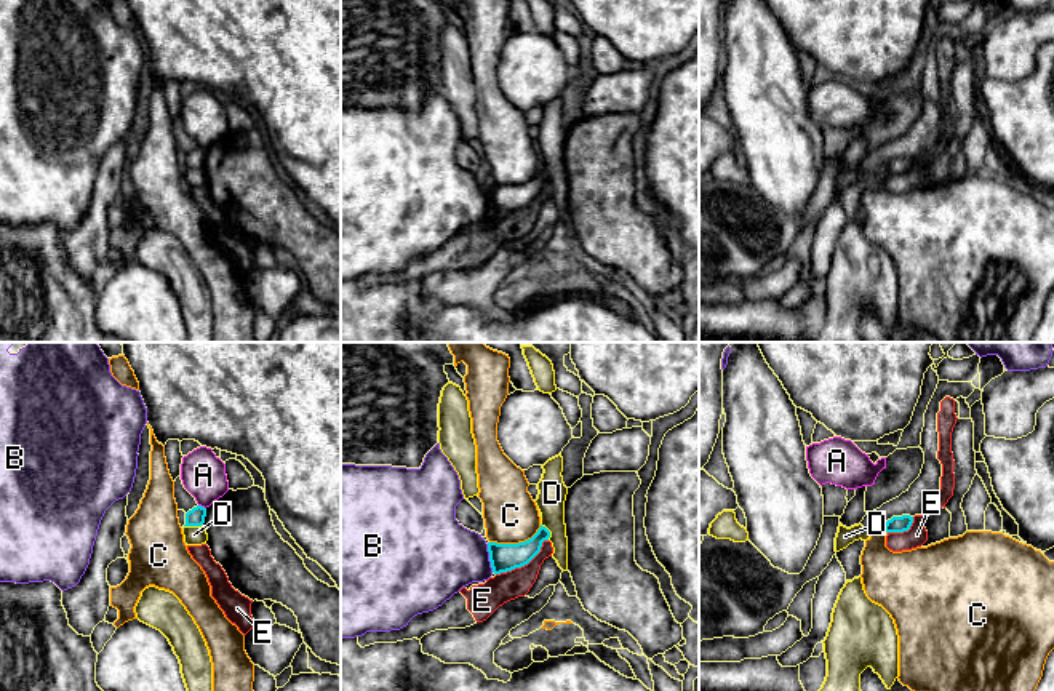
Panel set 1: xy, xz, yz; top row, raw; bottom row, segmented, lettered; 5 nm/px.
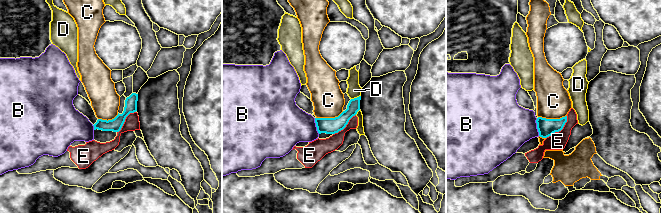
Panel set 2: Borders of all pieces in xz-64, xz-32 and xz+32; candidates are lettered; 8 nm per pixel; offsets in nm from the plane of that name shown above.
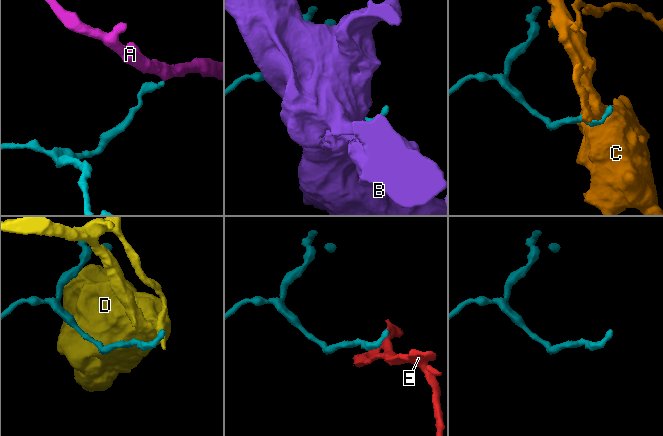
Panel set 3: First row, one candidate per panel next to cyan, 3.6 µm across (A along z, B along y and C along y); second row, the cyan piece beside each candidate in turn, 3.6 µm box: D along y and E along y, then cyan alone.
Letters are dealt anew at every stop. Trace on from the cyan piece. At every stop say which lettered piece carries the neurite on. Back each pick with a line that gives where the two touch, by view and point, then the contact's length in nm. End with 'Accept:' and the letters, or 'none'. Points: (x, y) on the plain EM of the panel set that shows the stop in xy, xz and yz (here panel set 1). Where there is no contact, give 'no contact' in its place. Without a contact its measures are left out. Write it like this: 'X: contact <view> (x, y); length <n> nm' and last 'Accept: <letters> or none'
Accept: none

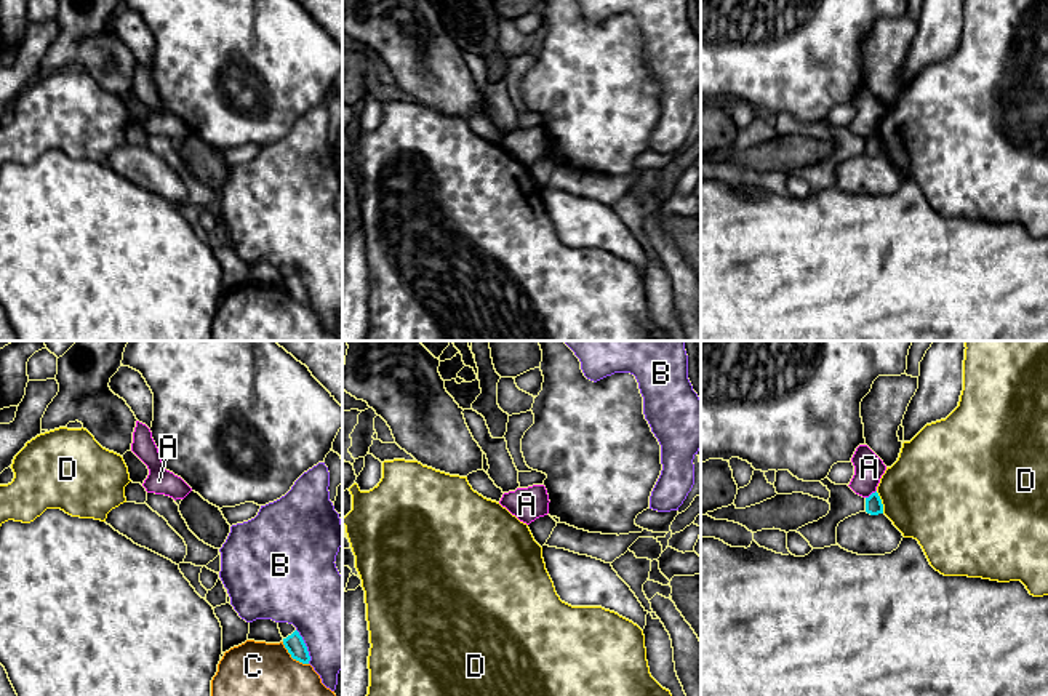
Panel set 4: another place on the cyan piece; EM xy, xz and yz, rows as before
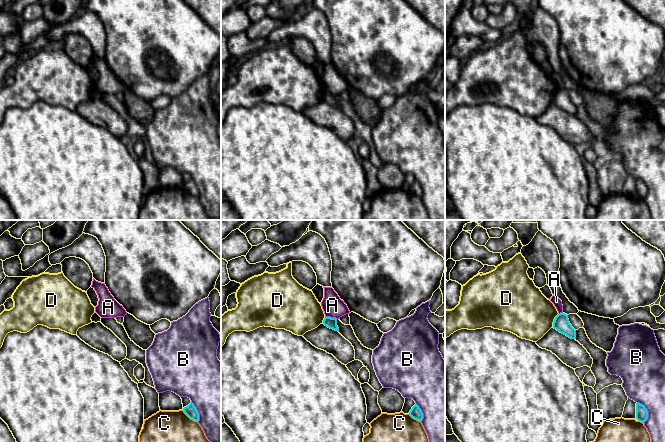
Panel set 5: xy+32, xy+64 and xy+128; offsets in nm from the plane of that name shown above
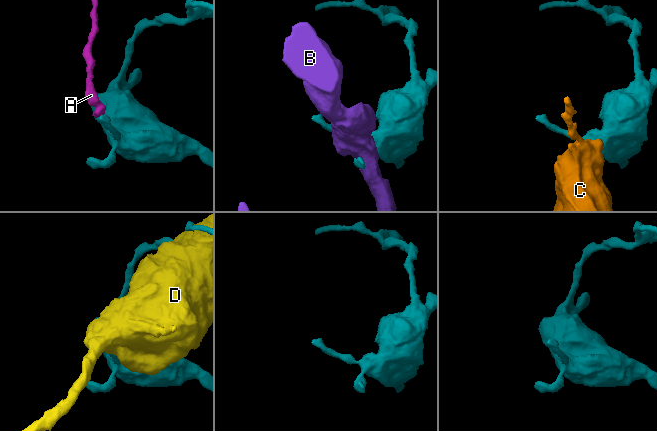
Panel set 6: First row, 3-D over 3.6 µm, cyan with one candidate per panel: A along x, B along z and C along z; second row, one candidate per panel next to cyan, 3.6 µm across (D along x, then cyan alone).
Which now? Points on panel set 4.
Accept: none

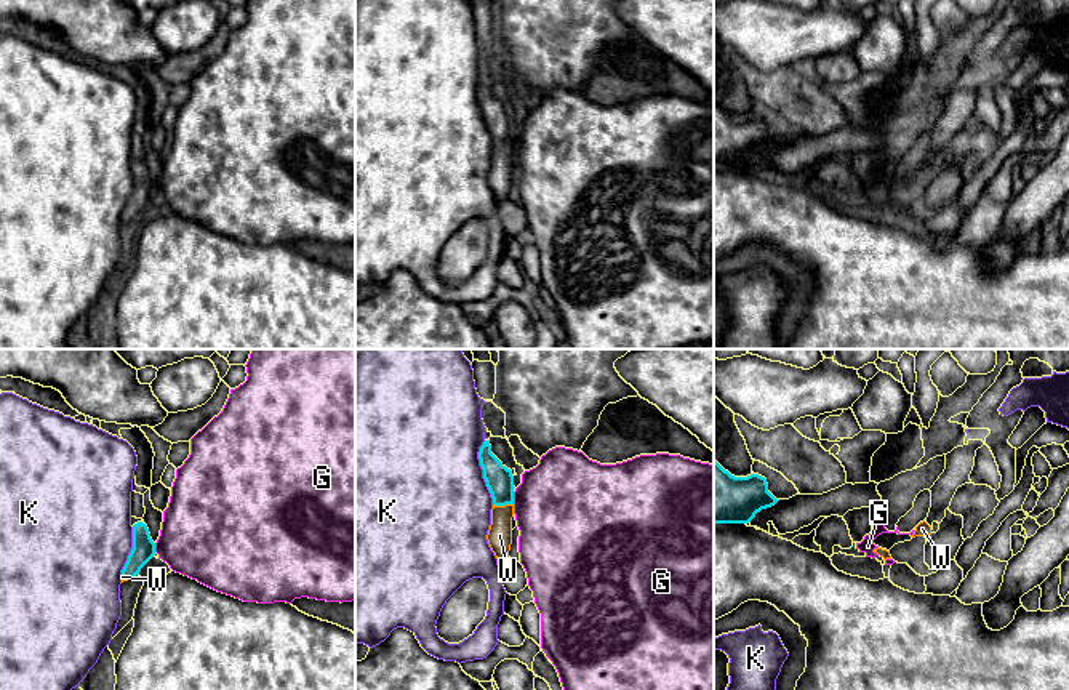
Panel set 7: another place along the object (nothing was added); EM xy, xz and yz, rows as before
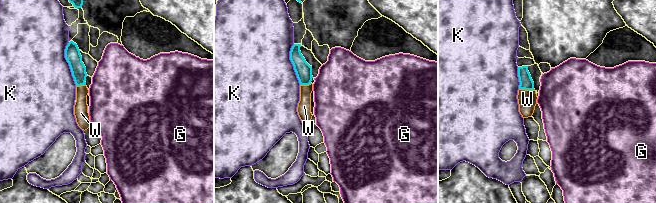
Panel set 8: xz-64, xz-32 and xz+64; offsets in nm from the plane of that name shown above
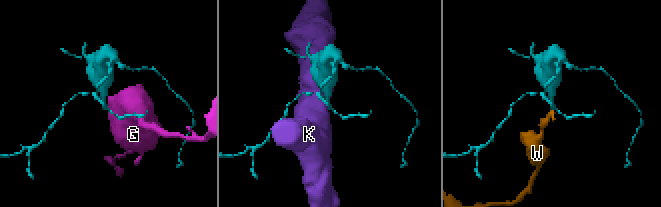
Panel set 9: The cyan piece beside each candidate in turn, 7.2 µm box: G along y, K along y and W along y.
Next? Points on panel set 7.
W: contact xz (503, 146); length 100 nm
Accept: W

